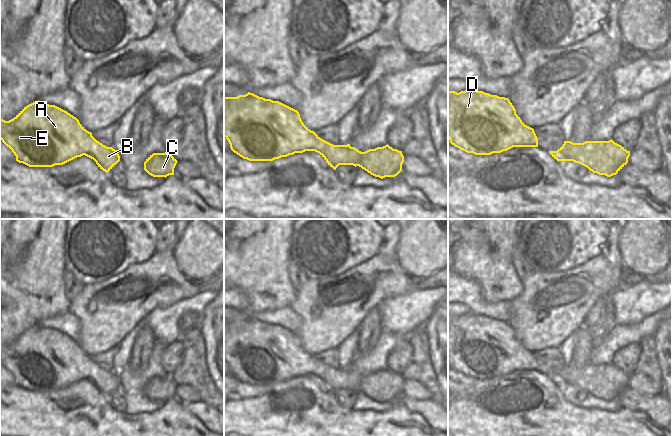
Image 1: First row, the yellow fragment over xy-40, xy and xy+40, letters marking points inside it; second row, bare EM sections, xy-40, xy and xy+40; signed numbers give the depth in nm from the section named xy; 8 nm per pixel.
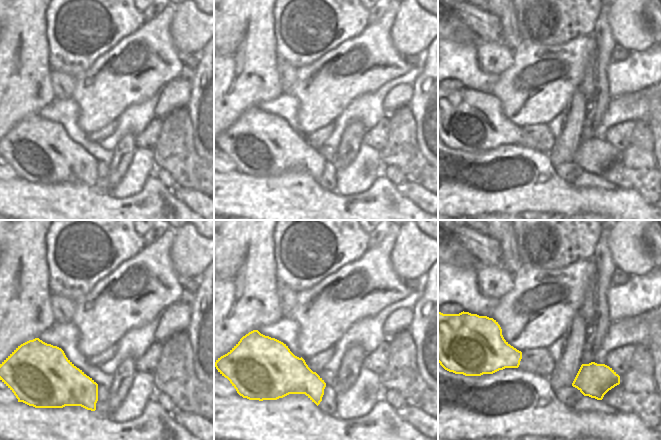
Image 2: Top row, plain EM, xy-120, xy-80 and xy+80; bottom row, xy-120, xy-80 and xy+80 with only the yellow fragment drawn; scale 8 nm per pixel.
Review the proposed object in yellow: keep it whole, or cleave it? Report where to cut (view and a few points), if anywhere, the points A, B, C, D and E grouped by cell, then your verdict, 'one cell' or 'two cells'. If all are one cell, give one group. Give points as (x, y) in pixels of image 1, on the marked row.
cut none; groups A B C D E; one cell

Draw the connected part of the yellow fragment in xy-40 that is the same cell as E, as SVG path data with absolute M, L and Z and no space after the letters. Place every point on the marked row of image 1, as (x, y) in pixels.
M39 100L24 107L9 121L0 119L0 139L12 150L17 162L29 167L63 165L85 155L108 173L120 161L118 151L97 141L76 117Z

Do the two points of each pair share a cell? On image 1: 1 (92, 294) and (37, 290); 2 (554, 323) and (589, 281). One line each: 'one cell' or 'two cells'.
1: two cells
2: one cell

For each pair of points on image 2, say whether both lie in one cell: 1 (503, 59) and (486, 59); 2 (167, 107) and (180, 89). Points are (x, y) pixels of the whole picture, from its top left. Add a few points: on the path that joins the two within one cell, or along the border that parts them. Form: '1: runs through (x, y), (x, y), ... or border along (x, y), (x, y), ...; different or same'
1: runs through (499, 58), (490, 56); same
2: runs through (167, 103), (176, 93); same

